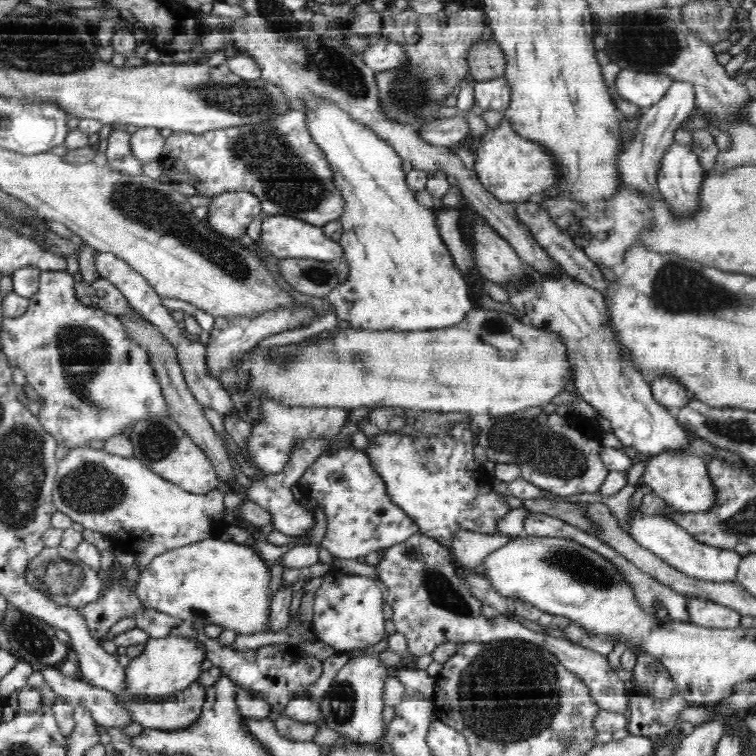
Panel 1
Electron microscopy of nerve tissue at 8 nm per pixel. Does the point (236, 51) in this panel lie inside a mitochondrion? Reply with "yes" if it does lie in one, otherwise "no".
no

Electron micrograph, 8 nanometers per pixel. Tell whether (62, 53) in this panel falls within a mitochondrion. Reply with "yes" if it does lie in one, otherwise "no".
yes

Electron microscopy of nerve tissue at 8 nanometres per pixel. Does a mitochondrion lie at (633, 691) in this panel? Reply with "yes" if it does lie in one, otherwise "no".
no

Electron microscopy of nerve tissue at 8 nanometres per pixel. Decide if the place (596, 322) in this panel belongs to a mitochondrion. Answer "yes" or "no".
no

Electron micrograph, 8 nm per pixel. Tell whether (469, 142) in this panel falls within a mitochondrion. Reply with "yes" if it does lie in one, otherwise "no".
no

